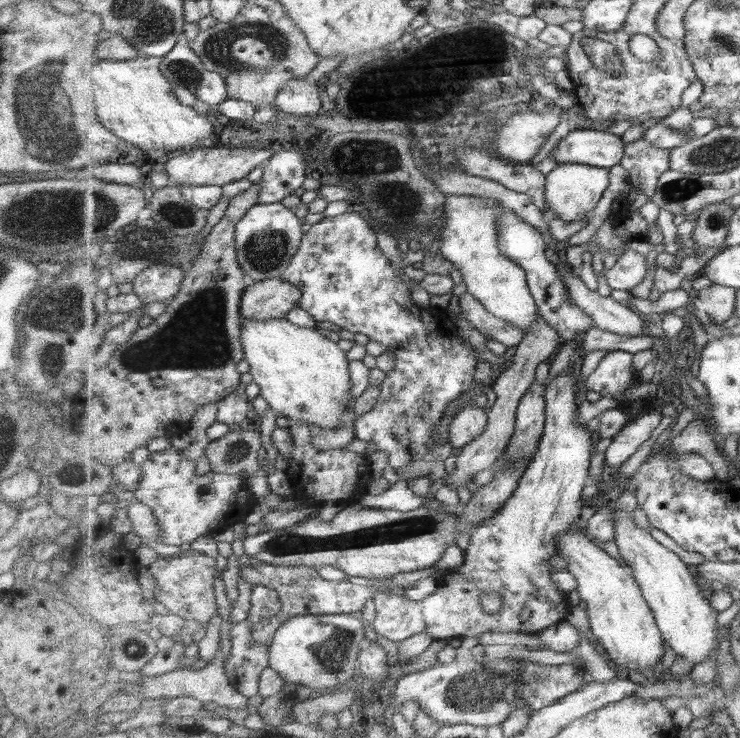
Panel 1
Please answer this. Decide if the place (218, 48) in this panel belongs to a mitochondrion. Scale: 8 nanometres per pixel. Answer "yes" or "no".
yes

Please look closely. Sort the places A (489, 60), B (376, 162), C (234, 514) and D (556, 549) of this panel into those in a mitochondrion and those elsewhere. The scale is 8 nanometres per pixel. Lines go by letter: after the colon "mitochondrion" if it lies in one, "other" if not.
A: other
B: mitochondrion
C: other
D: other

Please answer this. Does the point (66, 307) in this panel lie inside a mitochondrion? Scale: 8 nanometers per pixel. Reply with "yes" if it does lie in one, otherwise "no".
yes

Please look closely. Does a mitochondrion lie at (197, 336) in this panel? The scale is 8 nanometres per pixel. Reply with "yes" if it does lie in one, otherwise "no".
yes

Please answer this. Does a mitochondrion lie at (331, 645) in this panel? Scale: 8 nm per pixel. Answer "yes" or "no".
yes

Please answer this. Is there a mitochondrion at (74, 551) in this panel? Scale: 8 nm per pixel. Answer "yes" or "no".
no

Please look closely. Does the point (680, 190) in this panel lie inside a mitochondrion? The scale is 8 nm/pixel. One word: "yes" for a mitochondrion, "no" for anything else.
yes

